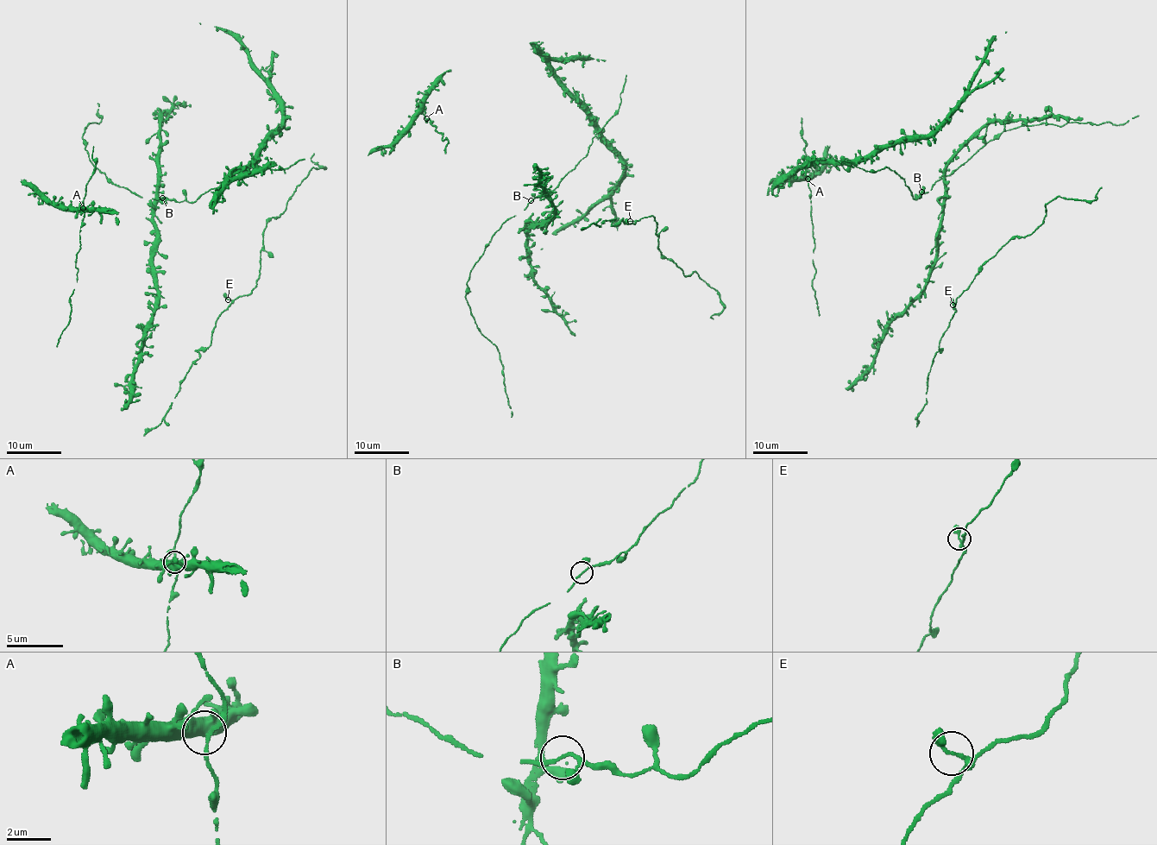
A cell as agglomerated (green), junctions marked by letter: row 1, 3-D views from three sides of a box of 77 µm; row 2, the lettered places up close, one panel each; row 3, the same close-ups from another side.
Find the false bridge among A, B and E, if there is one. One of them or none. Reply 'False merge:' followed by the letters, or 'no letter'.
False merge: no letter

